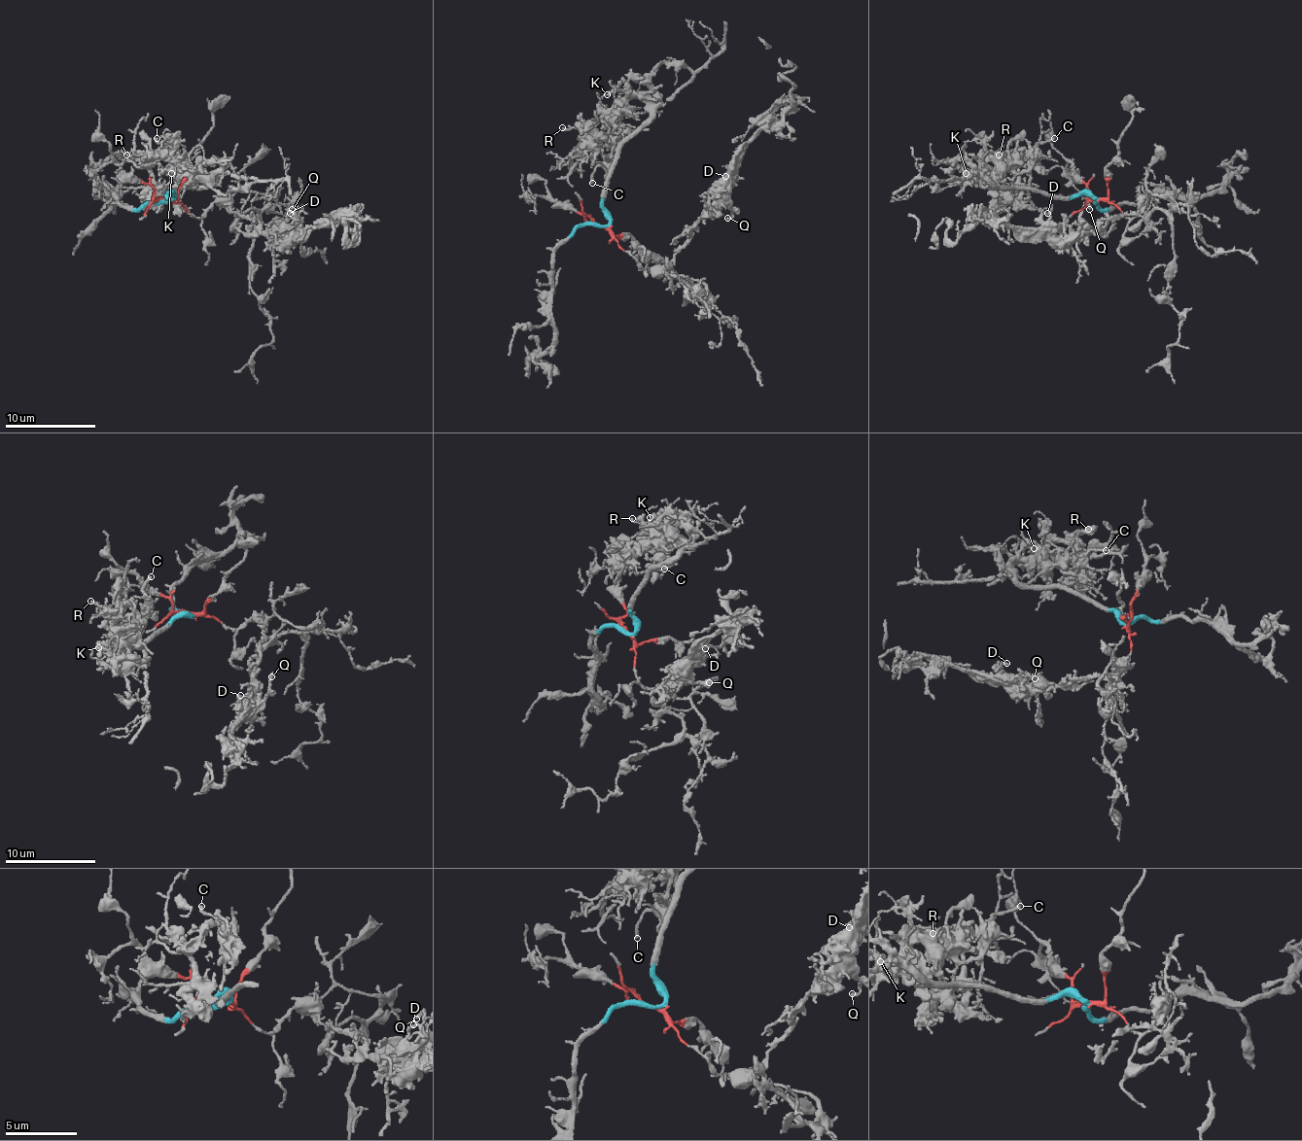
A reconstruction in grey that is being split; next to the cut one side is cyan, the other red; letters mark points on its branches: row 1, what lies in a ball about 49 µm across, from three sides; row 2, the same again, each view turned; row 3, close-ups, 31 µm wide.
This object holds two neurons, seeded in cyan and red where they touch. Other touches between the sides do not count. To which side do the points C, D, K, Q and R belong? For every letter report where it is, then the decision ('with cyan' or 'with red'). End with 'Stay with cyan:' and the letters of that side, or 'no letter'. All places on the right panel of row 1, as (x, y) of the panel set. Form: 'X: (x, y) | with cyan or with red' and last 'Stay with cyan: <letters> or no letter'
C: (1054, 138) | with cyan
D: (1047, 213) | with red
K: (966, 173) | with cyan
Q: (1089, 209) | with red
R: (999, 155) | with cyan
Stay with cyan: C, K, R

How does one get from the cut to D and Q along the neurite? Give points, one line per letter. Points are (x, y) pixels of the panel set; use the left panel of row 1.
D: (164, 198), (174, 198), (194, 217), (224, 203), (262, 230), (280, 232), (294, 225), (289, 212)
Q: (164, 198), (174, 198), (194, 217), (224, 203), (271, 232), (289, 232), (299, 221), (296, 205), (292, 210)

